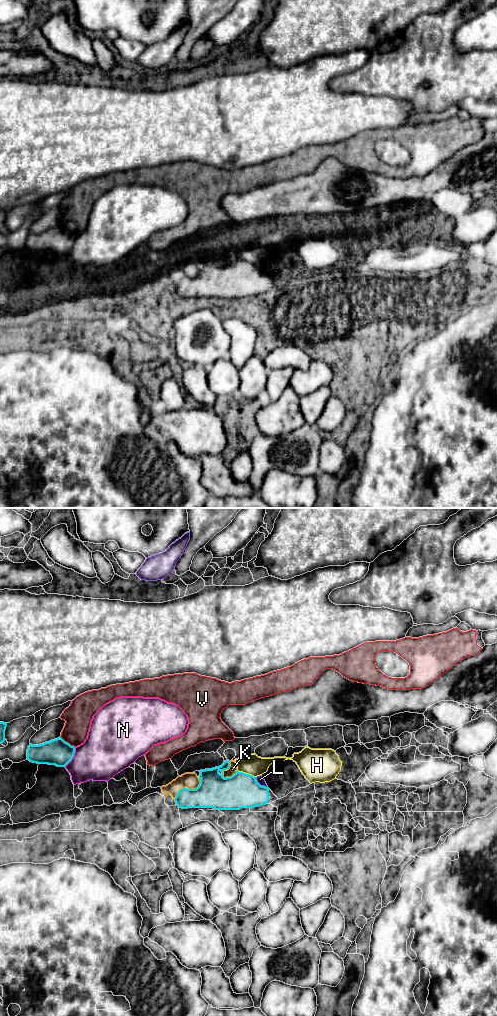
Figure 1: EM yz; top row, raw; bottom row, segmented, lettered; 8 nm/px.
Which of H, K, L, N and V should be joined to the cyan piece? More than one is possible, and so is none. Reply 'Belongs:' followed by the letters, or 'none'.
Belongs: none

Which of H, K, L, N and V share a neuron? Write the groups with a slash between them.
H K / L / N / V

